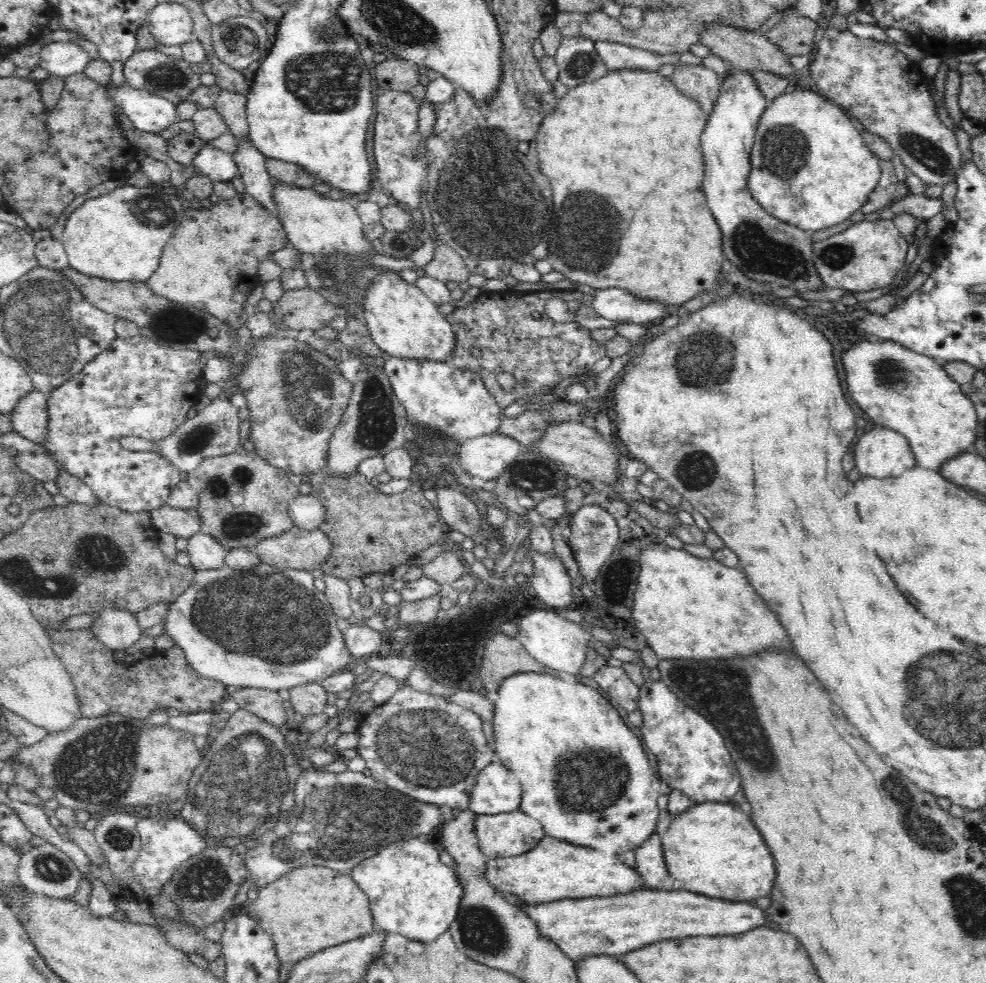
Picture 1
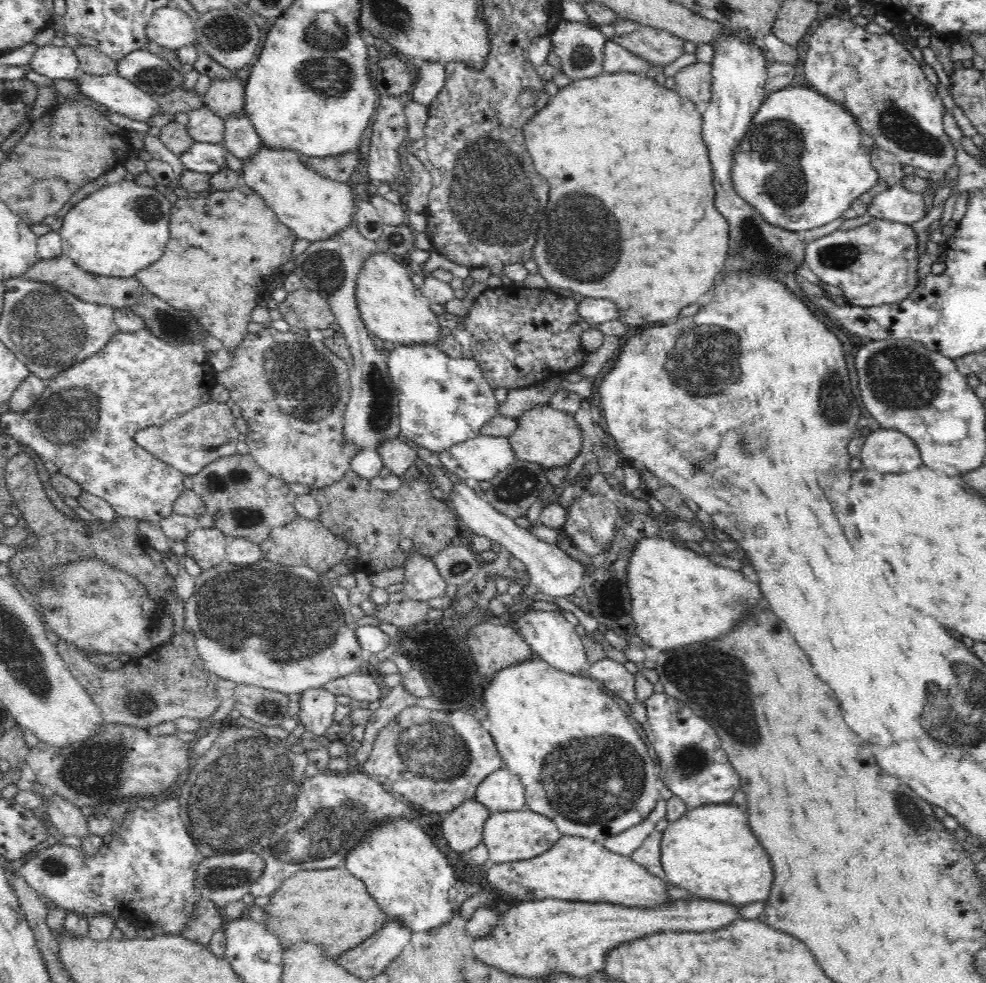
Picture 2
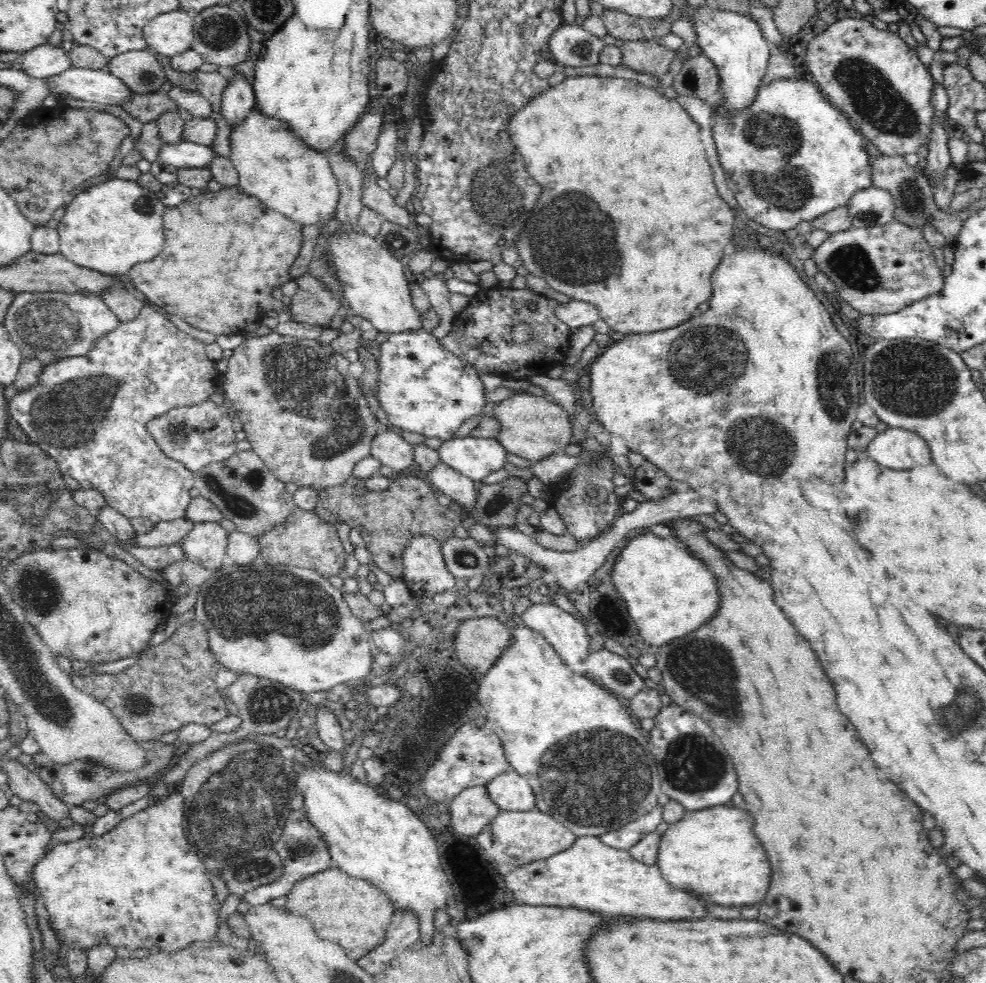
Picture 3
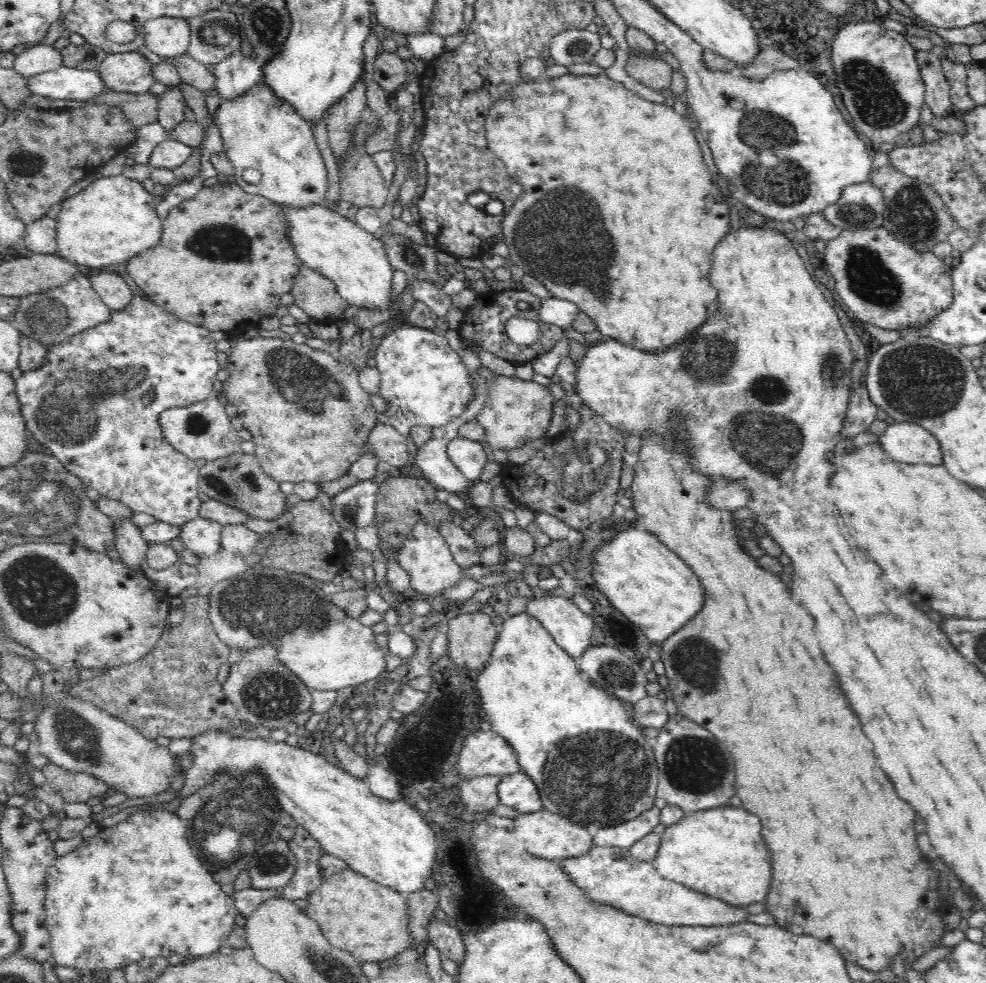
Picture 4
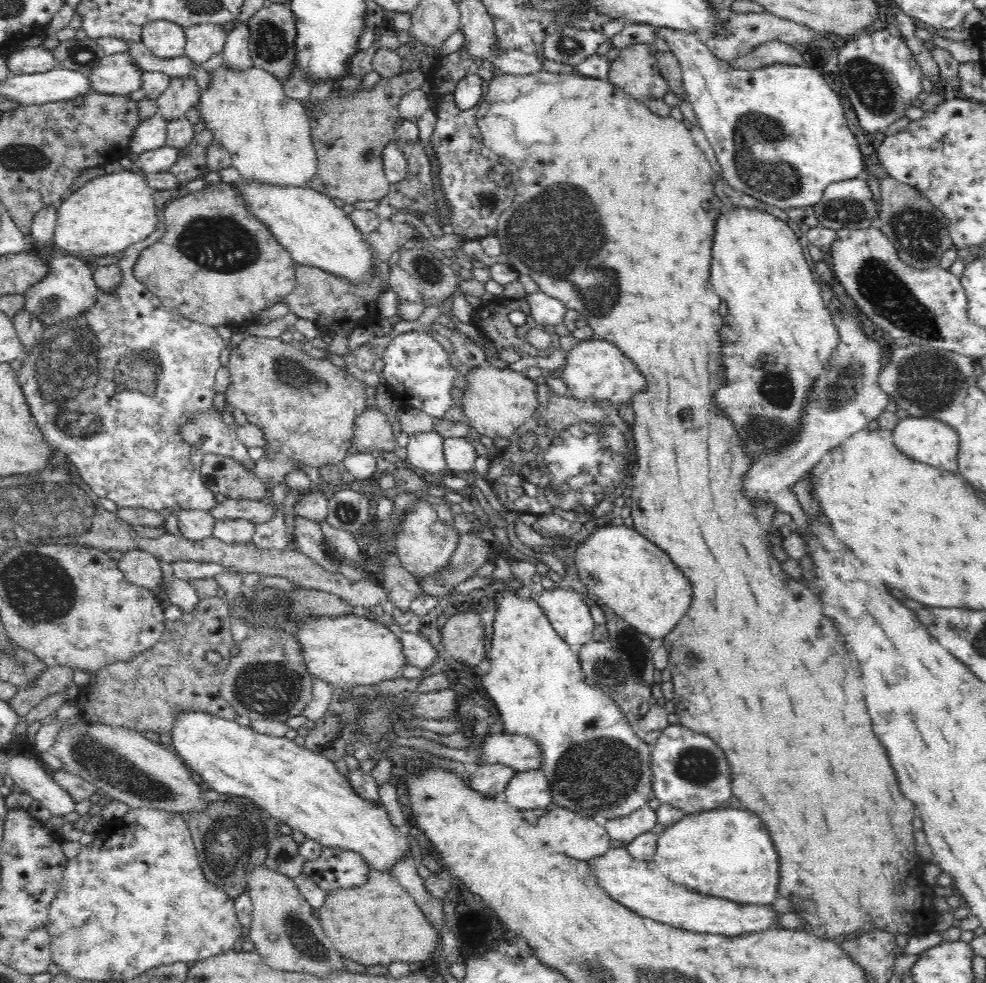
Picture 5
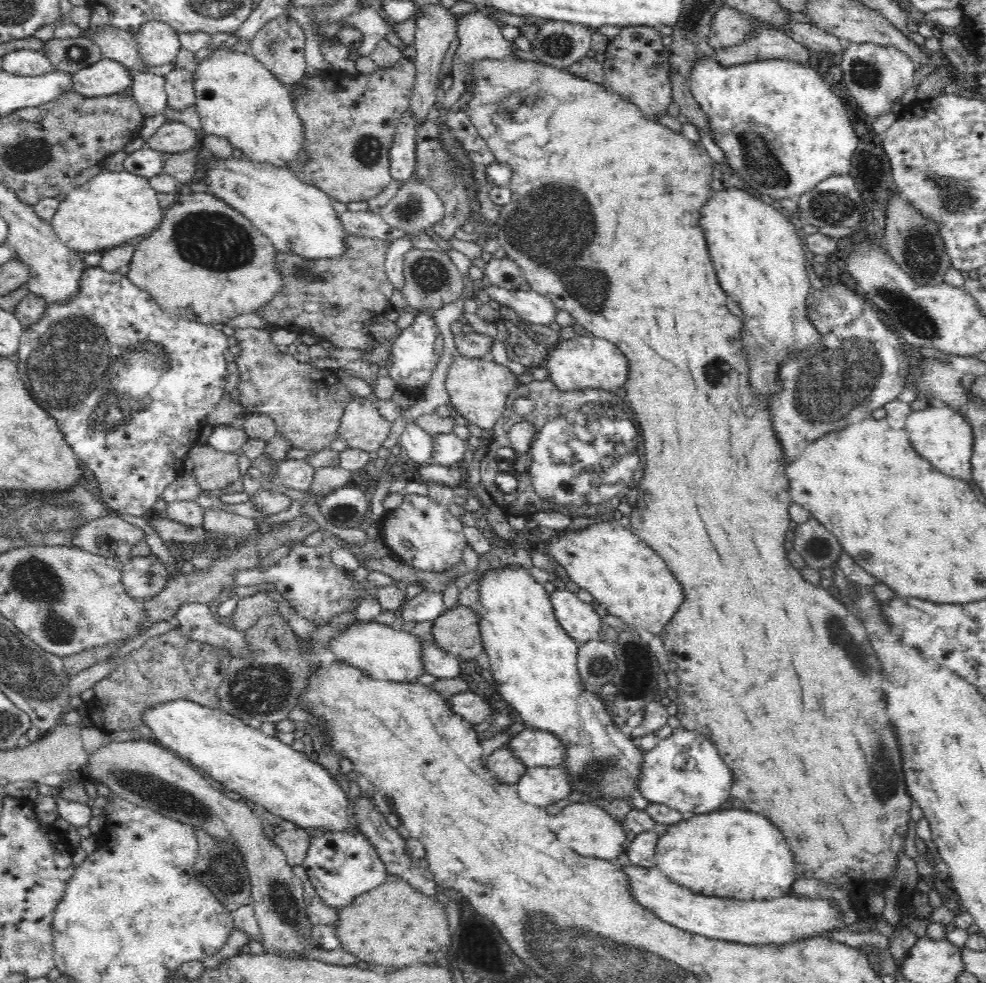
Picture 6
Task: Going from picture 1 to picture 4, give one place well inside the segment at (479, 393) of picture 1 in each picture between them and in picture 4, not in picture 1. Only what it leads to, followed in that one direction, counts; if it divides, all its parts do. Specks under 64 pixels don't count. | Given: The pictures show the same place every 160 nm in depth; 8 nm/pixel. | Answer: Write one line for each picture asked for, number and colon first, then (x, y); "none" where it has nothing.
2: (444, 401)
3: (424, 388)
4: (424, 382)

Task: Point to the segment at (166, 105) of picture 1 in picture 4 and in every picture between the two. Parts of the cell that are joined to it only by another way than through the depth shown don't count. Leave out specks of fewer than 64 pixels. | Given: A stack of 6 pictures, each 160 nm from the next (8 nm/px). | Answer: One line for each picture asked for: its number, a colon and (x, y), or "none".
2: (120, 95)
3: (93, 85)
4: (65, 83)

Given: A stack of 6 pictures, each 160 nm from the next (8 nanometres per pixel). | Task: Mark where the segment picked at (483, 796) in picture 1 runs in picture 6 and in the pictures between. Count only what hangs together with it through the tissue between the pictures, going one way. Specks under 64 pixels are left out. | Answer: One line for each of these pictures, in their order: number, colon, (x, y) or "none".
2: (501, 791)
3: (511, 792)
4: (518, 791)
5: (529, 790)
6: (541, 785)

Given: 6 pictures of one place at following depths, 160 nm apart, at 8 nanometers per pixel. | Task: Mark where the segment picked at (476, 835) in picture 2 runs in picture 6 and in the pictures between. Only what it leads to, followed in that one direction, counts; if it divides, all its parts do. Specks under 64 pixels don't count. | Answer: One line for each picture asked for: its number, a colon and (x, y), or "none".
3: (472, 810)
4: (480, 795)
5: (489, 779)
6: (506, 767)

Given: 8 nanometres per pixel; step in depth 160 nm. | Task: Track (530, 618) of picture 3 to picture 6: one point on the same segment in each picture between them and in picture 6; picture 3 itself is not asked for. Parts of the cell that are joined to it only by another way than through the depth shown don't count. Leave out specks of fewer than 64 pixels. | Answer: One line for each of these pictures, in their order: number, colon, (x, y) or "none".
4: (571, 628)
5: (568, 614)
6: (579, 619)

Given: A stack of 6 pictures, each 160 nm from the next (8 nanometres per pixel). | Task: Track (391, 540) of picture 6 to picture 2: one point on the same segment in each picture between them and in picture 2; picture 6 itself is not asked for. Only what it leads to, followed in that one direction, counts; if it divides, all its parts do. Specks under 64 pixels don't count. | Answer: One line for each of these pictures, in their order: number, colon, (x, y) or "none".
2: (422, 581)
3: (424, 569)
4: (425, 555)
5: (424, 544)

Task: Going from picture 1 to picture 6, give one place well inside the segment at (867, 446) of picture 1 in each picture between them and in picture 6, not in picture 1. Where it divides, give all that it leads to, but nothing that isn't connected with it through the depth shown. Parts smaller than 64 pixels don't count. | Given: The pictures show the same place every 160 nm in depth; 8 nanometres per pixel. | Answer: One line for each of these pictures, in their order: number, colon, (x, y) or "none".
2: (886, 450)
3: (894, 447)
4: (905, 442)
5: (927, 440)
6: (941, 435)

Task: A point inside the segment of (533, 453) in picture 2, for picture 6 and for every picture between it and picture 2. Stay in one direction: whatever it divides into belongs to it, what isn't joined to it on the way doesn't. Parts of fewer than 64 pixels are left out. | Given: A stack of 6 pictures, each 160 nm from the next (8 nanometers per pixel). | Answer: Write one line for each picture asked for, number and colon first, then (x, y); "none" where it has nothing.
3: (532, 427)
4: (516, 412)
5: (496, 401)
6: (478, 388)

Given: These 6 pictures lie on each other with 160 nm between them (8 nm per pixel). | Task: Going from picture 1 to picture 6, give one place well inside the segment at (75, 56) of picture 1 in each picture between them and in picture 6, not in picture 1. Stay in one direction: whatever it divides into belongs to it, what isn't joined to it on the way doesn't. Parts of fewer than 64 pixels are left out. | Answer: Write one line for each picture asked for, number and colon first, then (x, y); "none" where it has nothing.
2: (53, 61)
3: (46, 60)
4: (41, 58)
5: (30, 59)
6: (23, 62)

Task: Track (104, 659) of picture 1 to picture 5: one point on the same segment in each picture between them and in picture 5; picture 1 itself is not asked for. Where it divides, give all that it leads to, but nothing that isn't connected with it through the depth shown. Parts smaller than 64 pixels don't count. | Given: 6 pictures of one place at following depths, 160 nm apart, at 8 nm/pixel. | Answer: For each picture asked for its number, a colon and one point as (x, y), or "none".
2: (172, 682)
3: (172, 684)
4: (172, 691)
5: (146, 693)

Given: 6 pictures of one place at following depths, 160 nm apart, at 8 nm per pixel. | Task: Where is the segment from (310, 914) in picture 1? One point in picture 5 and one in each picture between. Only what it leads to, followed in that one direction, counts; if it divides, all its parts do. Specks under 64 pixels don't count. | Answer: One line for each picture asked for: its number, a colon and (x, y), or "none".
2: (297, 910)
3: (351, 912)
4: (357, 914)
5: (377, 923)

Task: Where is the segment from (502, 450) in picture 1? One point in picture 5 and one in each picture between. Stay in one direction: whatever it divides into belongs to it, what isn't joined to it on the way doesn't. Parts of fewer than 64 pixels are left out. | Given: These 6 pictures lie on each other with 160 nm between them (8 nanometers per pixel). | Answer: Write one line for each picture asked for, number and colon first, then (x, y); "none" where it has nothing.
2: (481, 458)
3: (473, 457)
4: (468, 455)
5: (460, 455)

